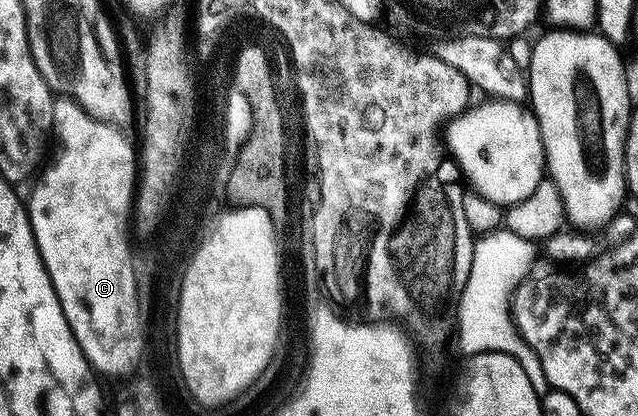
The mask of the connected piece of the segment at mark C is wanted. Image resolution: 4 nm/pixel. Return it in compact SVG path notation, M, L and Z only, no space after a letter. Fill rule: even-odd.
M79 107L73 110L72 121L55 122L60 154L48 170L45 168L39 174L40 182L33 187L32 198L27 198L26 208L40 258L62 303L64 318L89 365L97 374L106 375L128 369L140 354L140 320L136 318L136 293L132 293L132 261L128 261L128 245L124 245L130 237L138 153L135 148L132 150L123 128L98 121Z

